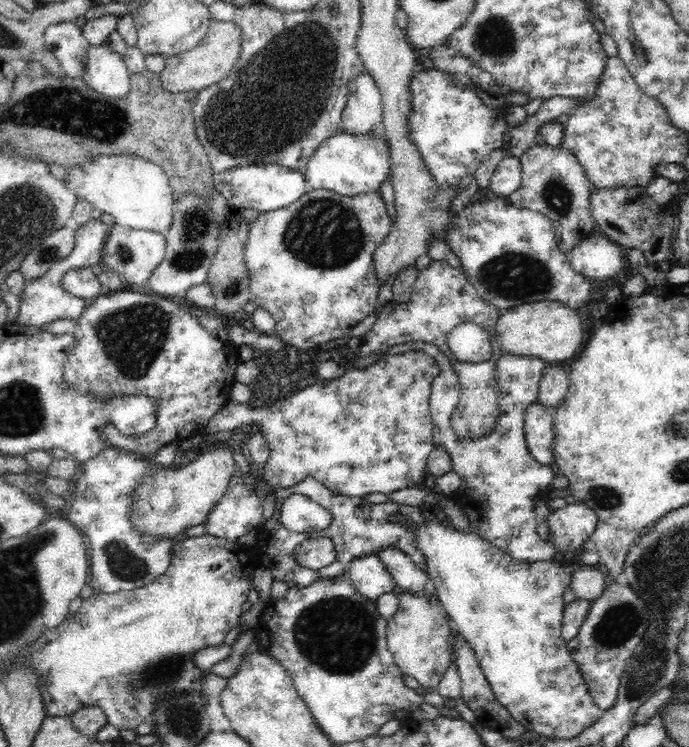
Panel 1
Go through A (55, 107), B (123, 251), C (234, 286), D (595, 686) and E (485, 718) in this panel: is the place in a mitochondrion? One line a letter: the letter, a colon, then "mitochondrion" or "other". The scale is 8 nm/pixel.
A: mitochondrion
B: mitochondrion
C: mitochondrion
D: other
E: other

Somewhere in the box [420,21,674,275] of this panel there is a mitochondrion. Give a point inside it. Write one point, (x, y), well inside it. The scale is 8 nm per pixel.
(557, 194)

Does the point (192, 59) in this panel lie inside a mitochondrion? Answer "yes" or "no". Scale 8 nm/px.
no

